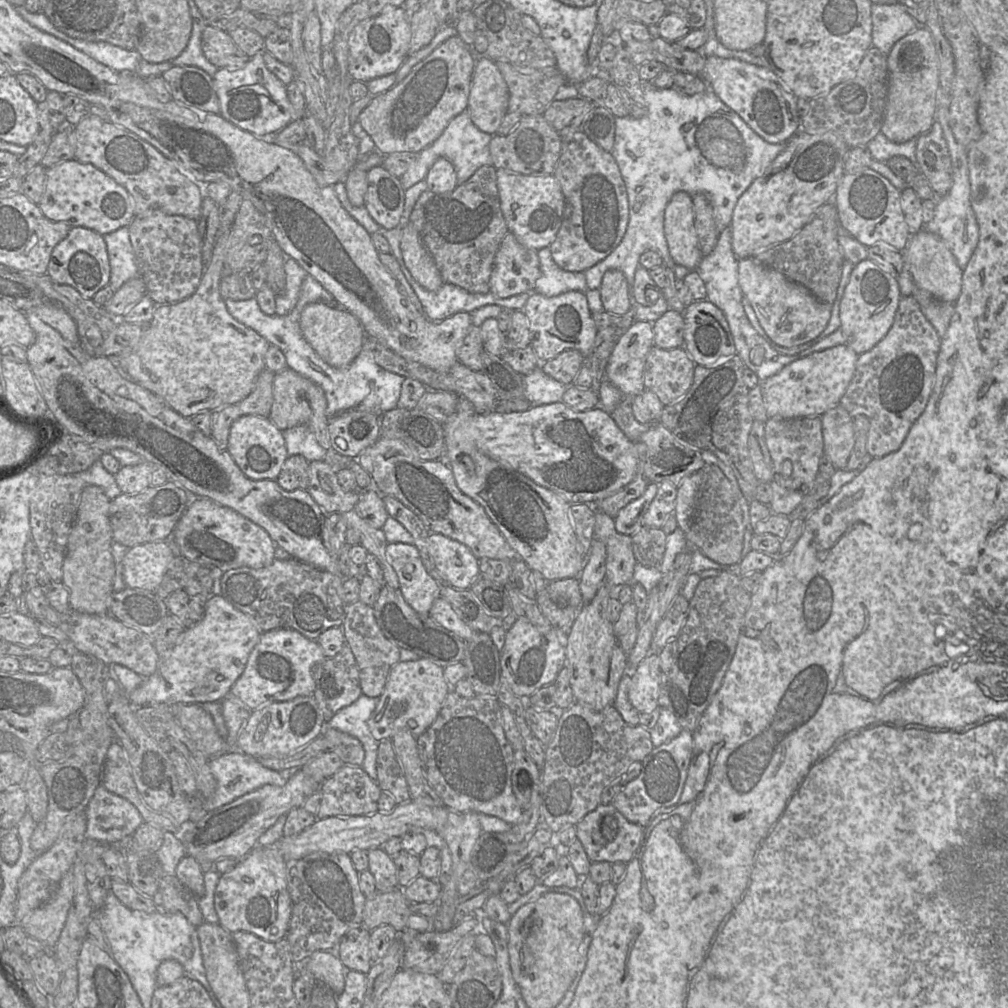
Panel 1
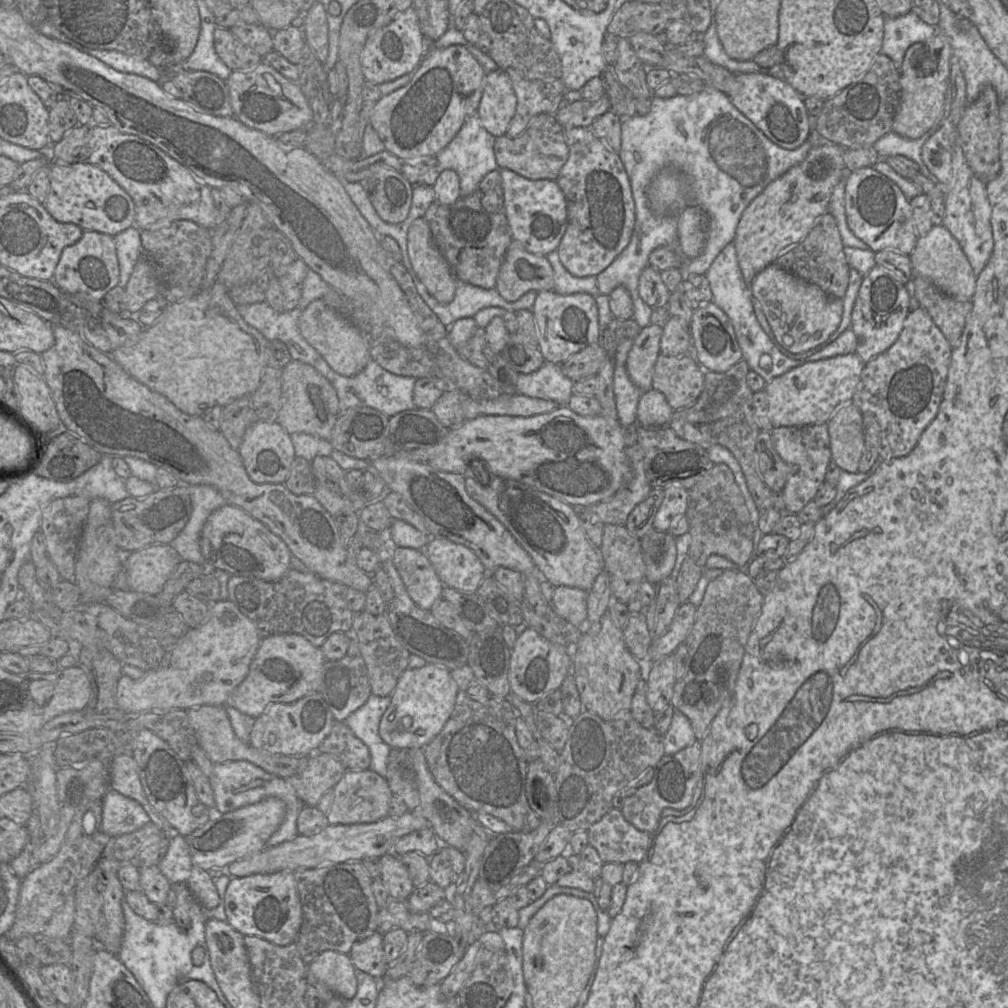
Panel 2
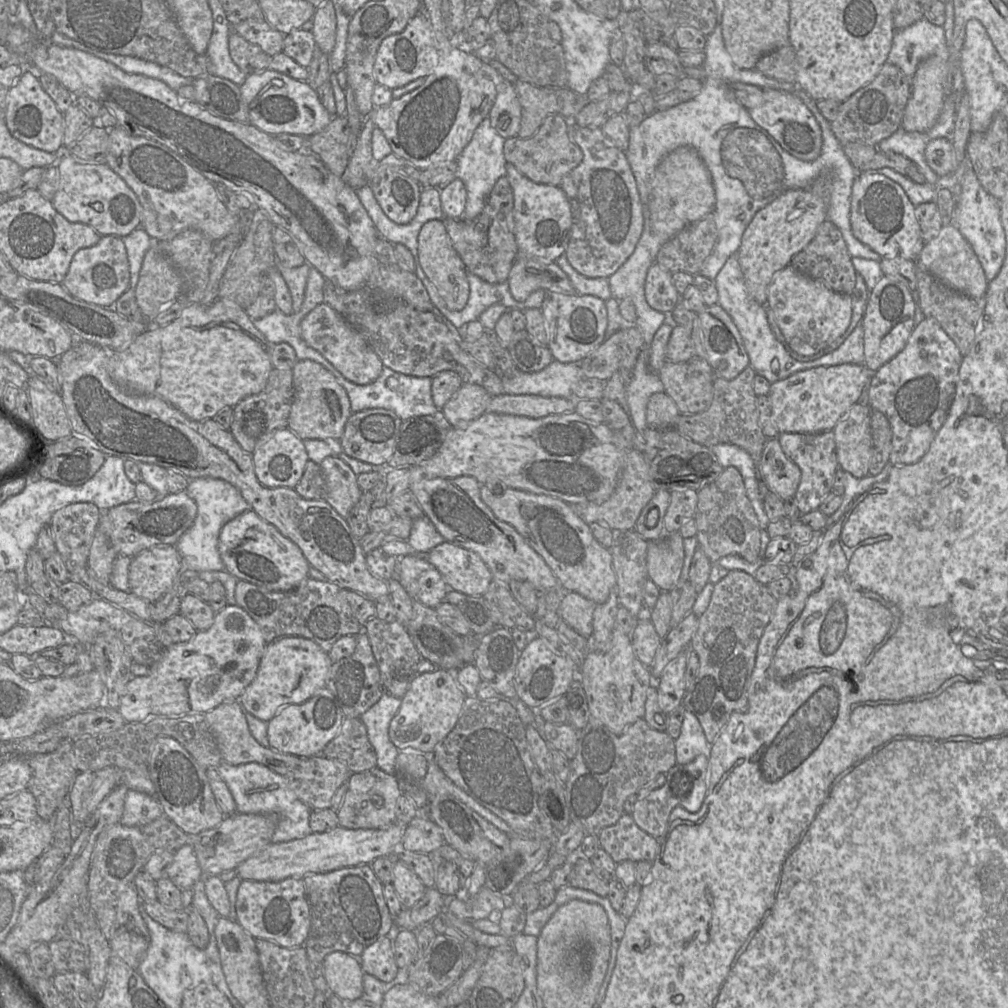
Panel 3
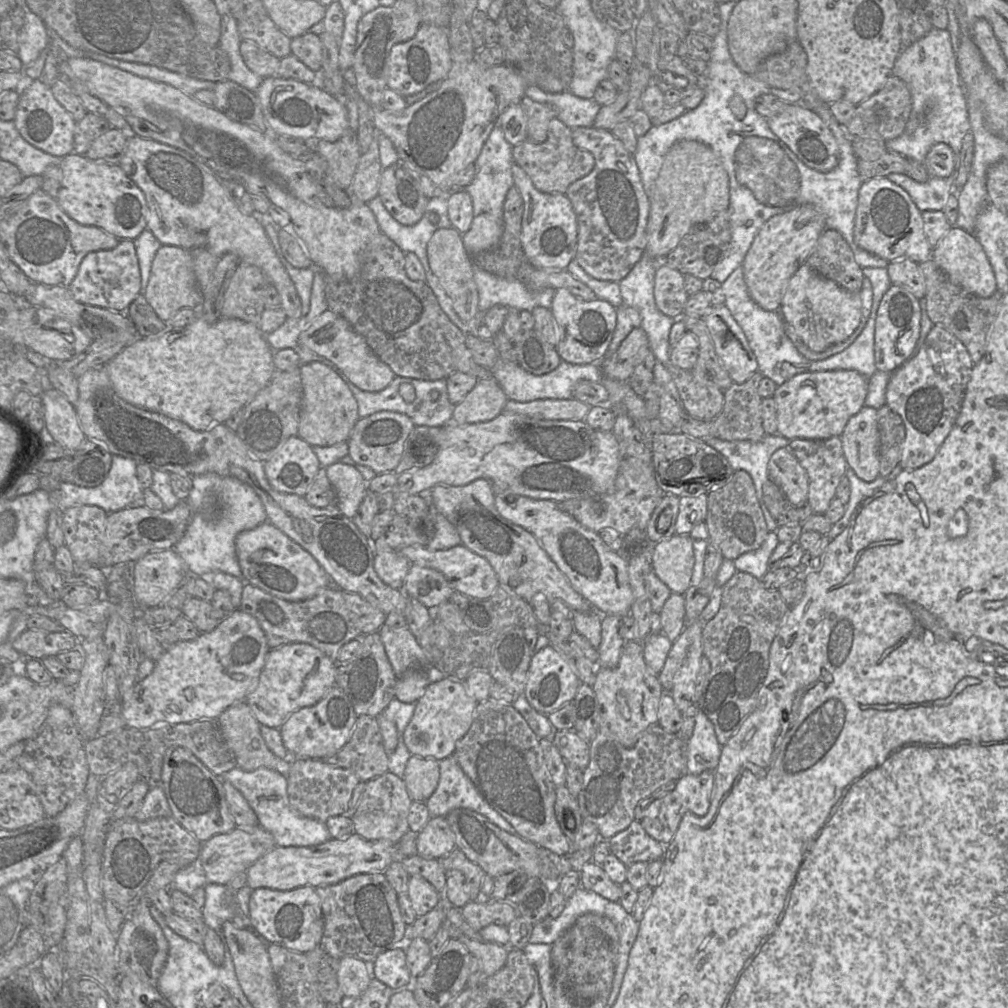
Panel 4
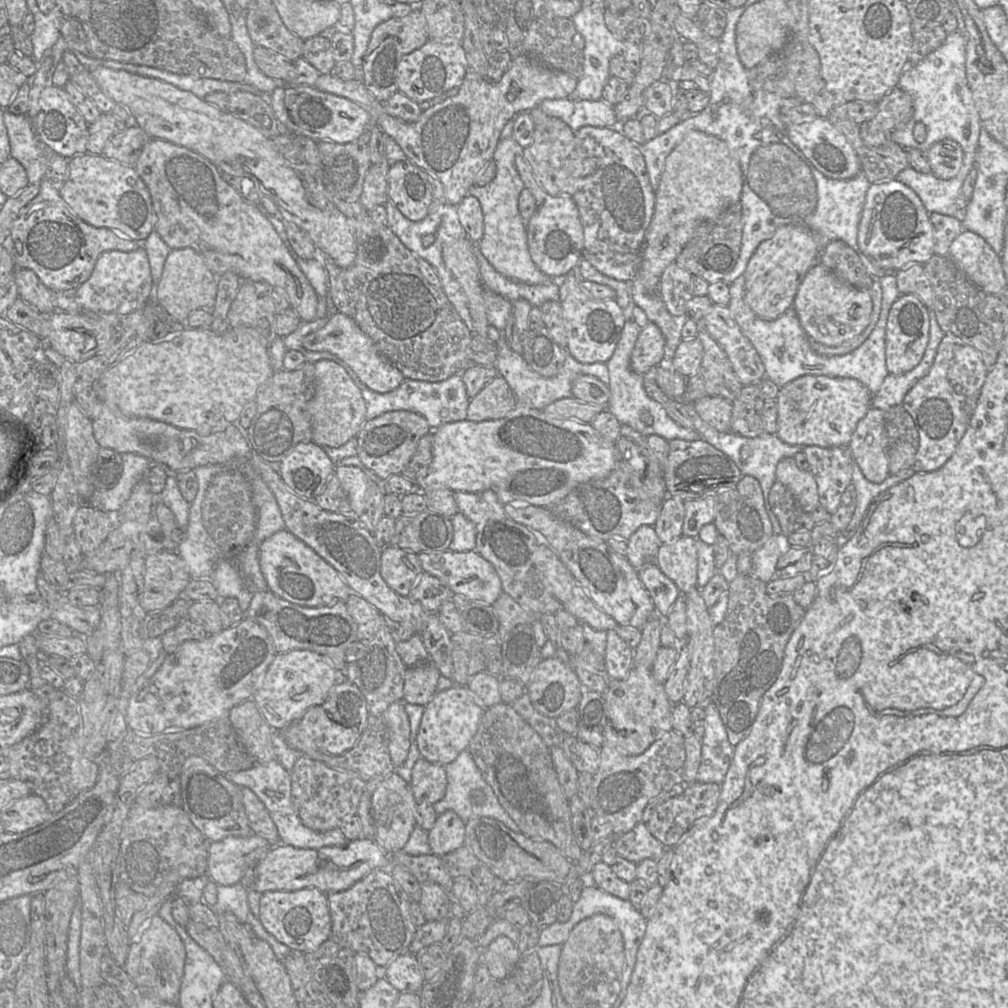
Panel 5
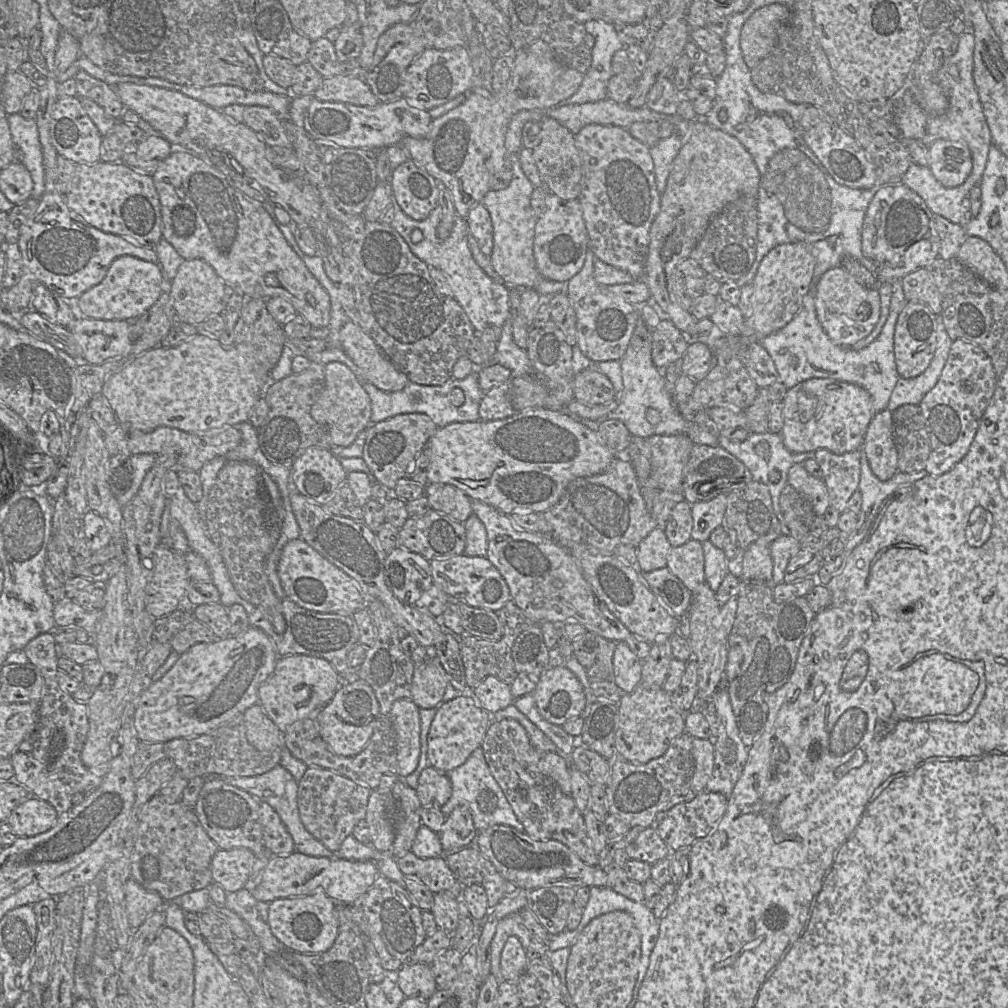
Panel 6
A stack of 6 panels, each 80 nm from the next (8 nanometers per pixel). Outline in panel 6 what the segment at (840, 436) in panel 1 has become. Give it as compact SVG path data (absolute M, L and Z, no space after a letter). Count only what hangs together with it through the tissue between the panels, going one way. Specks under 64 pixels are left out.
M884 410L873 415L861 451L865 453L873 474L880 481L888 481L898 472L891 411Z

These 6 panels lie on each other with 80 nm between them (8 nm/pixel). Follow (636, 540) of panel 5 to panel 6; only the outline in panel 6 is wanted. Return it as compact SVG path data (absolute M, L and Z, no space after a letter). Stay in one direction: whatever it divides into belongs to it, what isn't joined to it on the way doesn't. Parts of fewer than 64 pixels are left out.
M656 527L636 547L638 570L646 572L666 568L671 548L663 529Z

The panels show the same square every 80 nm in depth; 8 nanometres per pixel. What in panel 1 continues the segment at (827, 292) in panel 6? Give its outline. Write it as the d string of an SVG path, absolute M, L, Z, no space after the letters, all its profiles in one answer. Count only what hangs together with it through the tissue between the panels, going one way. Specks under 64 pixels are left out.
M753 258L738 260L738 282L759 324L778 346L789 348L804 344L813 345L812 341L824 331L831 318L833 304L817 300L805 287Z

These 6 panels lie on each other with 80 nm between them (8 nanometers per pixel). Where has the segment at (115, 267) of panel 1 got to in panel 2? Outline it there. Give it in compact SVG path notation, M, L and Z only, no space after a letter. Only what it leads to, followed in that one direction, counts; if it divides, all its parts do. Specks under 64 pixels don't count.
M132 226L113 237L120 277L118 286L125 288L134 267L142 255L140 229Z

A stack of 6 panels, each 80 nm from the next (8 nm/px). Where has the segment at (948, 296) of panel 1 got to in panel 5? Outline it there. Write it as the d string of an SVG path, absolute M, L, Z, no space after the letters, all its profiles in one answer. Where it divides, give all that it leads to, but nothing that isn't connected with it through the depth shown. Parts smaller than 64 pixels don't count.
M962 231L951 243L947 256L986 293L997 294L1007 290L1000 256L979 235Z

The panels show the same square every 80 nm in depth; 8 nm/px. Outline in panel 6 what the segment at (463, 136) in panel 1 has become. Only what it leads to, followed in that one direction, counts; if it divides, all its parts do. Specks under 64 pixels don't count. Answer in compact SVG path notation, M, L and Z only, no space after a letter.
M510 155L512 179L505 189L491 190L482 199L493 226L493 247L489 254L492 268L508 287L530 288L542 297L552 297L565 292L566 283L544 278L537 270L533 254L535 225L538 217L531 208L530 198L535 189L523 173L517 155Z

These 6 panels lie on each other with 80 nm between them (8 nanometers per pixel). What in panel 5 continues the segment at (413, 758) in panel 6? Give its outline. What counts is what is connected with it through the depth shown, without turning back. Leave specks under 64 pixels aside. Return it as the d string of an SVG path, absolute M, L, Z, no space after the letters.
M392 703L382 715L388 730L389 753L395 767L401 766L407 759L411 746L411 727L405 711L405 703Z

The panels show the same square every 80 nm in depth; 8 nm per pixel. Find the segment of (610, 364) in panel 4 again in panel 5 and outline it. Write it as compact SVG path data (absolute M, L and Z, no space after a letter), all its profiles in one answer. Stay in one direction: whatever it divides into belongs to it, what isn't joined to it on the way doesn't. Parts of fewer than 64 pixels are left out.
M653 323L641 328L631 353L630 367L639 374L658 366L664 359L665 338Z

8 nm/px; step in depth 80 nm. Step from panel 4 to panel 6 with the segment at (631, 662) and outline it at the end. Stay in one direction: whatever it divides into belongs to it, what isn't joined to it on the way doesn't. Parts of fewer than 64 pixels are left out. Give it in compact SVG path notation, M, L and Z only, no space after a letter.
M637 688L632 693L624 693L618 707L619 726L616 732L616 750L620 758L629 762L642 764L662 756L671 741L685 733L684 713L674 705L664 689Z

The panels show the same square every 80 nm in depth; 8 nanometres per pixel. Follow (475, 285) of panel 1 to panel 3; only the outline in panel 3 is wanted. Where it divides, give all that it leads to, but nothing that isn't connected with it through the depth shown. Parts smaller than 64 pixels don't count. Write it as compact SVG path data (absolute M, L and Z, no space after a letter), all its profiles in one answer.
M500 177L487 197L483 210L473 220L444 218L453 248L463 261L468 274L476 275L491 284L507 280L519 254L514 235L513 207L512 188L506 177Z

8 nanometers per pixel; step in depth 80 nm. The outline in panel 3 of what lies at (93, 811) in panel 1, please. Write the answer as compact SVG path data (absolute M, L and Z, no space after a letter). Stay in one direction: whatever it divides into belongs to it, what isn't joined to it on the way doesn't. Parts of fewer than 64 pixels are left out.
M129 790L119 824L128 827L145 826L162 817L163 809L155 796Z

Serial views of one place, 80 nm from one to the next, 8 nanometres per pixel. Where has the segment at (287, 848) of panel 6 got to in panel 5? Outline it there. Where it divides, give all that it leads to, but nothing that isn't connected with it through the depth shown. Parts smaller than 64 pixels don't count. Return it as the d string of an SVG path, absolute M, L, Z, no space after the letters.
M240 788L242 802L253 833L272 846L281 844L277 827L260 799L248 788Z

